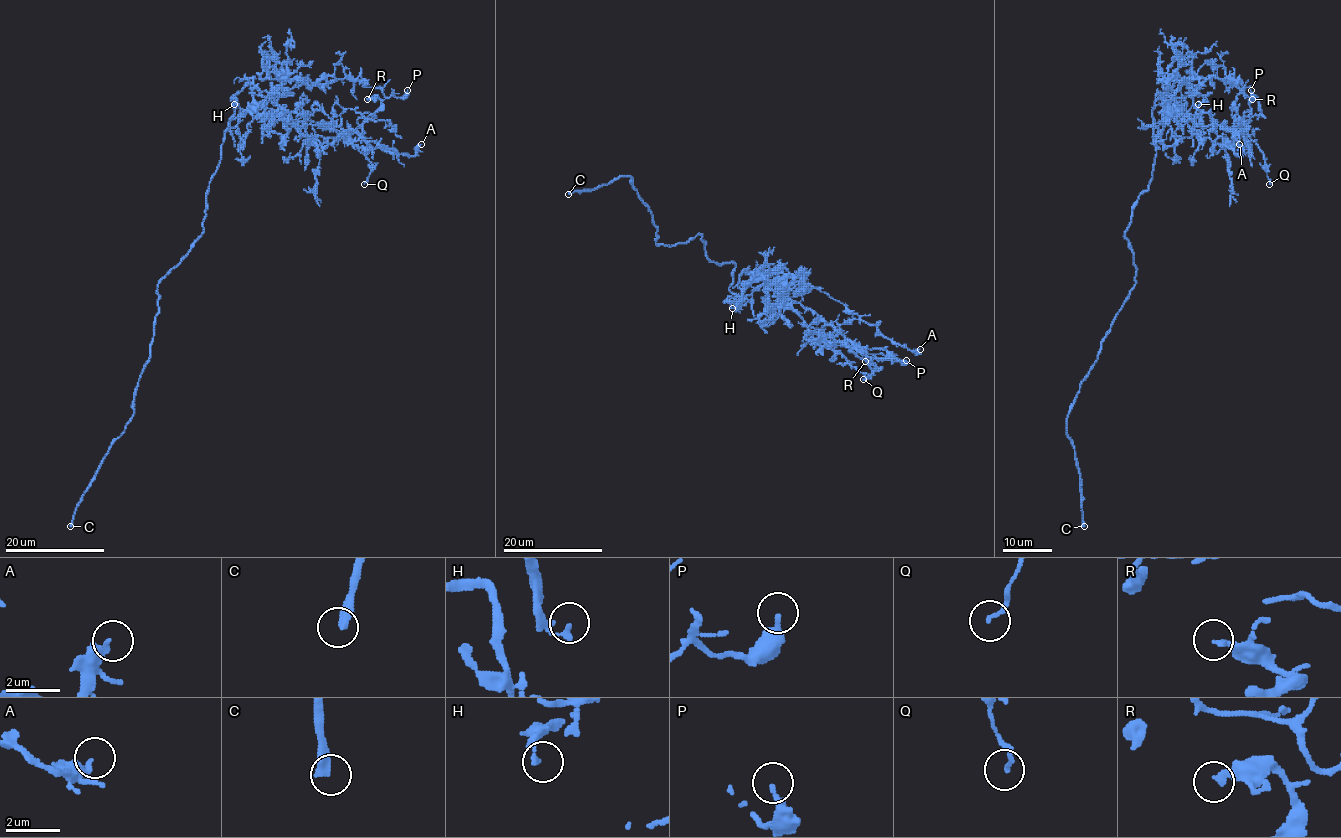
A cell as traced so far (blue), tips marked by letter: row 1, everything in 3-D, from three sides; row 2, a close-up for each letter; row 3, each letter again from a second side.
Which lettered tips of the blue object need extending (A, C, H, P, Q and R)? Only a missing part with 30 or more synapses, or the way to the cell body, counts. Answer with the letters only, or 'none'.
C

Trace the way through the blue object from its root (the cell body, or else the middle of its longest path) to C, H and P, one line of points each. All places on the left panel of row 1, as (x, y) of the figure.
C: (205, 197), (199, 238), (157, 288), (158, 312), (151, 354), (136, 389), (131, 421), (111, 446), (70, 526)
H: (205, 197), (224, 132), (235, 114), (236, 99), (230, 97), (244, 113), (269, 94), (247, 85), (234, 104)
P: (205, 197), (230, 97), (244, 113), (298, 77), (357, 78), (386, 97), (407, 90)

